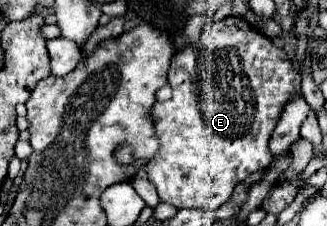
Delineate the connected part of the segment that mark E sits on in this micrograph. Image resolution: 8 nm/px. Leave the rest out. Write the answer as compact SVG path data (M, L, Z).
M227 16L203 28L199 44L185 46L171 58L169 84L173 96L167 102L155 102L151 120L161 140L157 156L147 164L147 180L155 184L161 202L175 208L217 210L225 204L233 188L249 174L265 170L275 160L269 152L269 140L277 126L285 102L299 92L301 74L293 68L283 48L277 48L265 34L239 16Z

